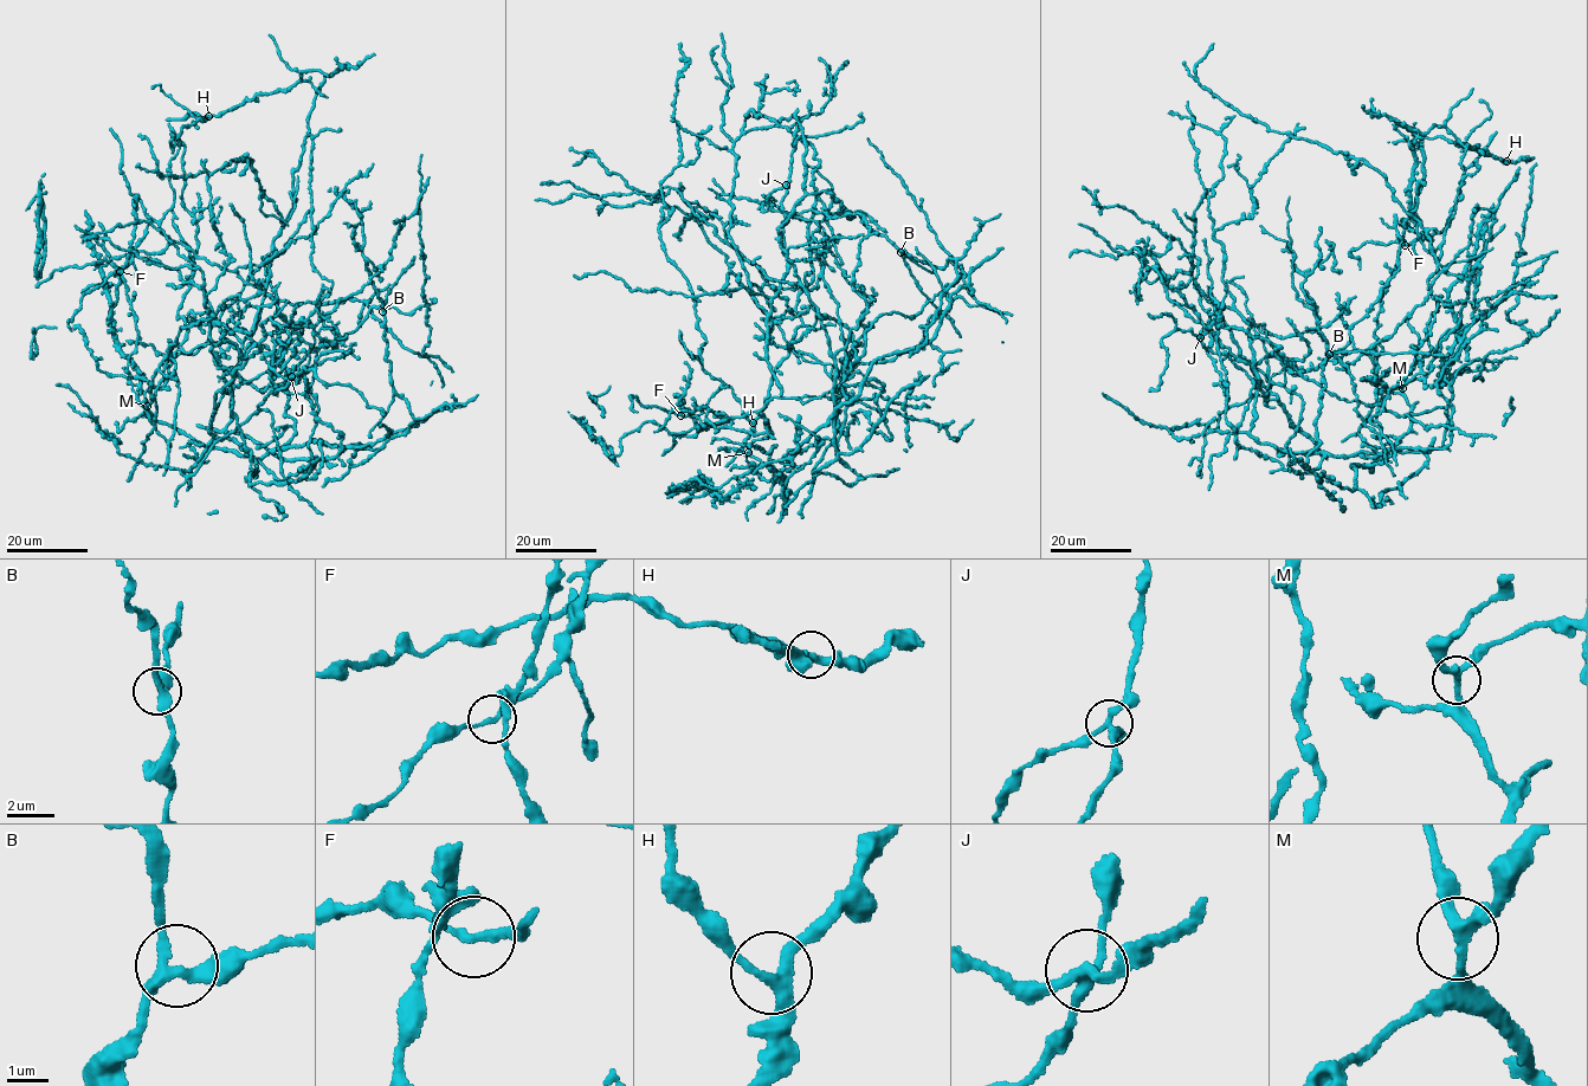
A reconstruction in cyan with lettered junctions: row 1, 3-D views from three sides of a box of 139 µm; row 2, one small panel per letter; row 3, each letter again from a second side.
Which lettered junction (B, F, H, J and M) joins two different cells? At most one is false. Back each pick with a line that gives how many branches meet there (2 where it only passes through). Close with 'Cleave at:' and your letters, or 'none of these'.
J: branches 4
Cleave at: J

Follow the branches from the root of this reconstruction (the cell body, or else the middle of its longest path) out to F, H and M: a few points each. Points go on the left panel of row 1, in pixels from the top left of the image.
F: (239, 359), (188, 282), (167, 441), (130, 383), (137, 330), (120, 271)
H: (239, 359), (205, 292), (188, 283), (197, 220), (182, 206), (185, 143), (168, 120), (208, 116)
M: (239, 359), (205, 292), (188, 282), (176, 315), (186, 336), (172, 346), (147, 406)

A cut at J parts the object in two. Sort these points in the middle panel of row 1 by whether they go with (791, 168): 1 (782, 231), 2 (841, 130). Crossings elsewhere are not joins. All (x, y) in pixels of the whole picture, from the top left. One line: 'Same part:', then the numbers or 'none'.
Same part: 2

